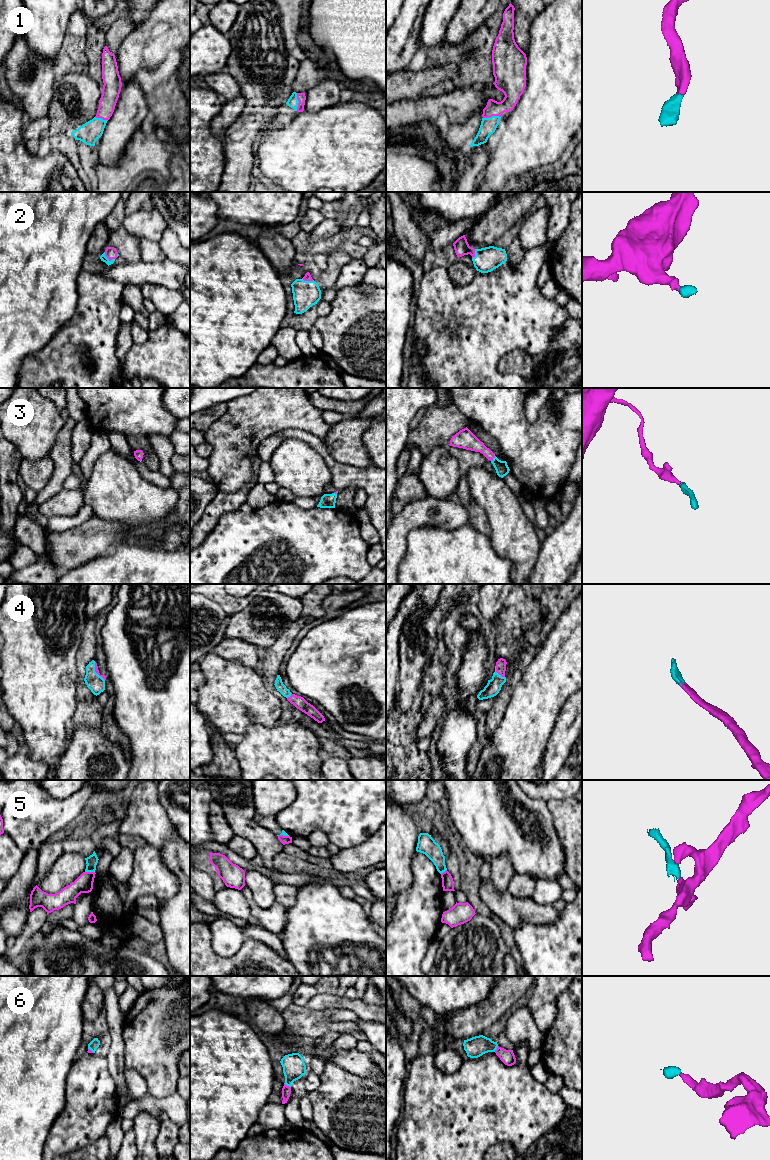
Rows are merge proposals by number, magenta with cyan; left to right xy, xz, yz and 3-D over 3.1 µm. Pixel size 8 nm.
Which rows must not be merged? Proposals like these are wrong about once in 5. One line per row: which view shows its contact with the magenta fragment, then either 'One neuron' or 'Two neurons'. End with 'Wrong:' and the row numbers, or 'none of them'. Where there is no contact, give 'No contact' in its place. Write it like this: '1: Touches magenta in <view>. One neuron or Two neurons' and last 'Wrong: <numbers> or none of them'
1: Touches magenta in xz. One neuron
2: Touches magenta in xy. One neuron
3: Touches magenta in yz. One neuron
4: Touches magenta in yz. One neuron
5: Touches magenta in xy. Two neurons
6: Touches magenta in xz. One neuron
Wrong: 5

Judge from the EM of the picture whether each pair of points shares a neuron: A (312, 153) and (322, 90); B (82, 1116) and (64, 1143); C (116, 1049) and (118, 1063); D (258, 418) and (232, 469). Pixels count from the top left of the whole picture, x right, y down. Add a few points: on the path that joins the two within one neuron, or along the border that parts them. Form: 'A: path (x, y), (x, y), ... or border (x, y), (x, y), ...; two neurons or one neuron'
A: border (341, 101), (315, 112), (304, 111); two neurons
B: path (79, 1123), (66, 1136); one neuron
C: path (116, 1052), (116, 1060); one neuron
D: path (245, 431), (234, 442), (232, 456); one neuron

